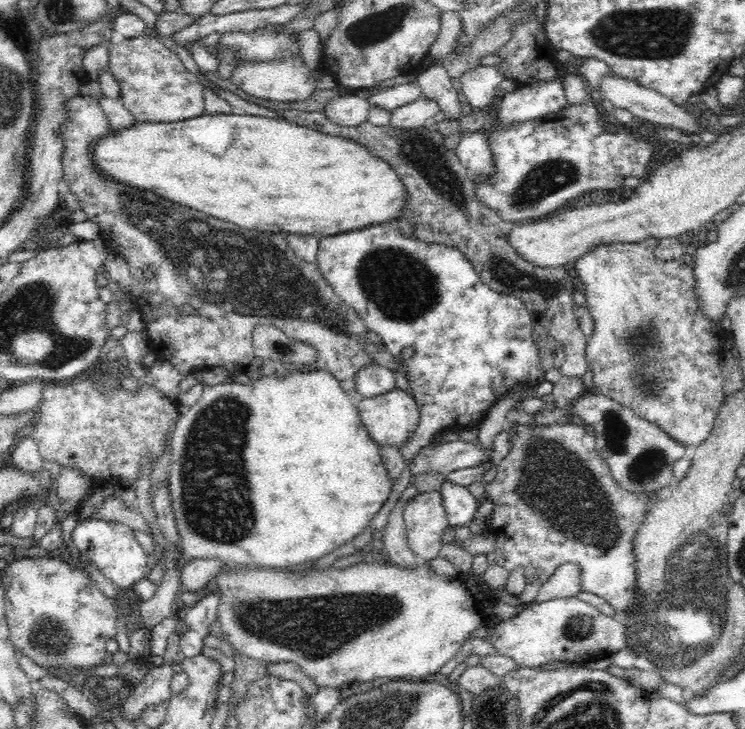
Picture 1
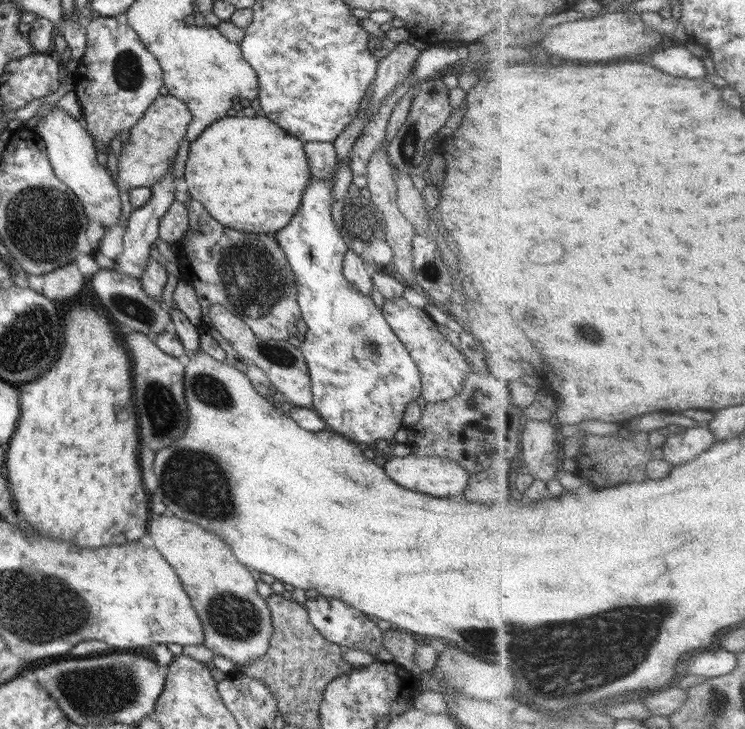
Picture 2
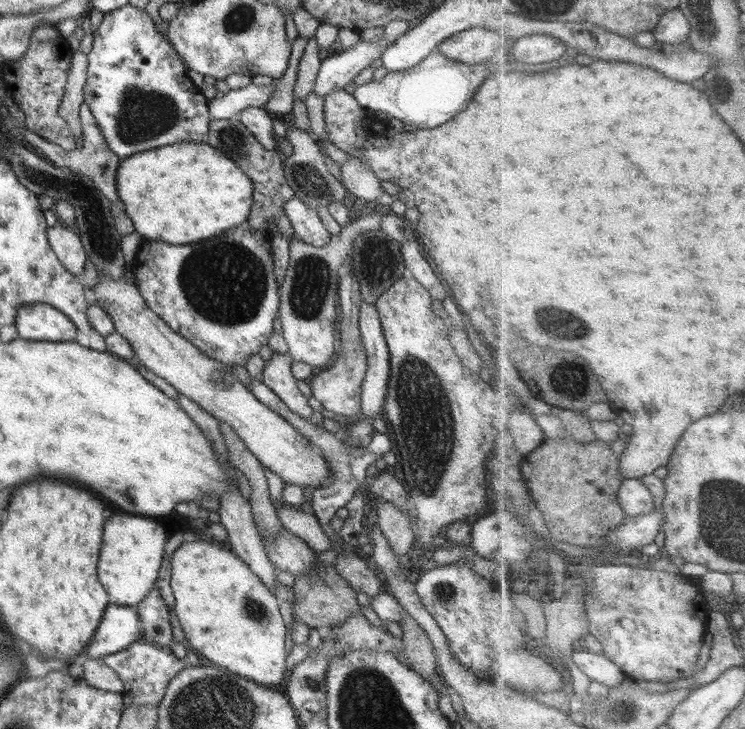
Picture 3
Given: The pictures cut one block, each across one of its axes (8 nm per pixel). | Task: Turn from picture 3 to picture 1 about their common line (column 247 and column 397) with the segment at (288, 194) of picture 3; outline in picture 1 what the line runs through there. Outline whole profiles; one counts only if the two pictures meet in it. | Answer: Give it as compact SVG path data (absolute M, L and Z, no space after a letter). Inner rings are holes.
M278 110L275 112L280 114L282 119L287 122L306 126L336 138L346 138L358 142L377 158L384 159L388 166L395 170L401 182L404 182L408 196L410 196L406 200L404 214L400 214L400 220L396 220L396 222L410 222L416 230L414 236L424 242L450 246L460 250L467 261L472 263L472 267L478 273L482 283L492 290L496 290L497 293L514 295L522 299L532 317L535 318L535 322L540 323L554 339L563 344L566 348L566 355L562 366L559 368L562 375L581 377L586 372L588 367L588 361L586 361L587 336L580 331L580 325L578 325L578 319L576 319L576 313L574 313L575 304L572 299L574 288L580 292L584 291L584 287L580 284L580 277L576 276L576 271L571 269L570 266L540 267L532 265L532 262L526 261L517 254L516 250L513 250L510 241L508 241L508 234L512 232L515 224L502 219L502 217L500 218L498 211L476 199L476 193L474 193L476 177L458 160L454 149L445 148L445 136L442 136L438 130L433 130L428 125L414 128L414 130L397 130L392 126L376 126L368 121L362 122L358 126L339 126L326 118L322 112L308 112L308 110Z

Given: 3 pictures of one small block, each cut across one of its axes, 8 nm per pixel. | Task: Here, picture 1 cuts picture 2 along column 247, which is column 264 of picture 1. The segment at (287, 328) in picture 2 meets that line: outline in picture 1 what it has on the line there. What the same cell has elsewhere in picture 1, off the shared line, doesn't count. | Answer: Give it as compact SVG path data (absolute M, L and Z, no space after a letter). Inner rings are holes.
M80 94L74 96L72 100L68 100L68 102L64 104L64 108L68 112L68 119L65 126L61 127L61 136L65 139L65 152L62 158L63 181L79 201L79 205L85 212L87 220L96 222L98 226L100 226L100 237L102 237L107 249L111 253L121 254L124 259L126 259L132 276L129 295L130 301L144 314L144 316L142 316L144 322L146 322L146 333L144 334L146 334L148 344L158 359L171 360L172 364L184 374L193 370L224 367L232 377L237 374L246 374L250 379L259 379L260 377L267 377L272 373L280 376L287 375L290 371L300 371L300 369L296 369L296 365L272 359L261 359L253 353L253 330L255 326L272 325L272 327L284 331L284 334L286 334L288 338L311 344L317 350L317 359L314 362L314 368L328 370L328 373L332 373L332 376L340 381L344 391L352 395L352 398L358 399L356 395L355 374L358 370L362 369L363 366L374 361L370 354L364 350L364 343L368 341L366 332L369 328L366 326L365 320L358 314L358 311L348 306L348 304L335 293L332 285L323 277L317 263L306 262L298 258L298 256L293 253L292 248L287 244L287 239L282 238L280 233L263 233L260 231L254 232L254 230L244 230L244 228L240 228L240 226L232 226L232 224L228 224L228 222L220 222L220 220L216 220L216 218L210 218L208 214L200 214L200 212L196 212L196 210L192 210L192 208L176 206L174 202L168 202L166 198L160 198L160 196L156 196L156 194L148 194L146 190L140 190L140 188L134 188L134 186L126 186L126 184L118 184L118 182L114 182L114 180L110 180L110 178L104 178L103 174L94 167L93 145L102 138L105 138L106 134L112 135L115 131L110 127L108 118L102 111L100 100ZM185 304L196 307L198 314L190 314L190 316L182 314L179 308Z

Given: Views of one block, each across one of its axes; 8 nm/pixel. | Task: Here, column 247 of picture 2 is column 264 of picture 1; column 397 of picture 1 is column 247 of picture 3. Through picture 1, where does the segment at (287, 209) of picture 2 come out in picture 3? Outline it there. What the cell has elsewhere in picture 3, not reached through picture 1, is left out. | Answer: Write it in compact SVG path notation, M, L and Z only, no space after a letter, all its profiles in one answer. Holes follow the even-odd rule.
M198 142L162 146L130 155L129 158L120 160L117 170L118 197L134 223L134 231L148 241L162 241L174 245L198 242L202 238L210 238L228 228L244 224L252 208L253 186L244 170L236 166L236 161L220 150Z

